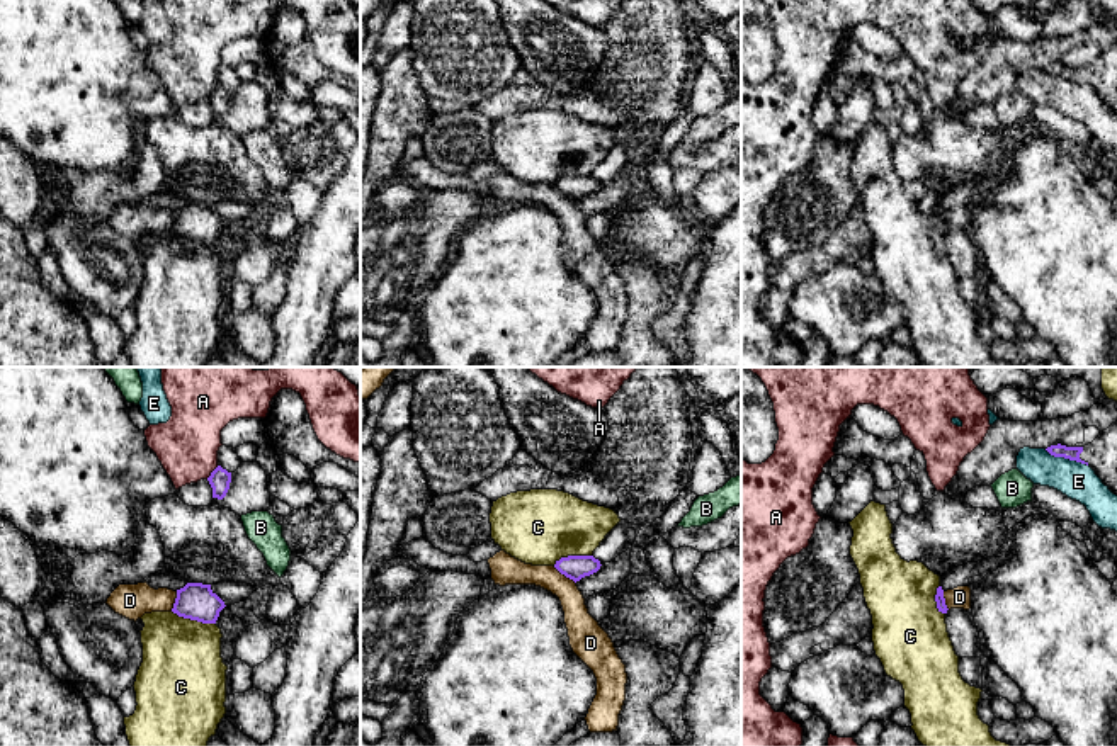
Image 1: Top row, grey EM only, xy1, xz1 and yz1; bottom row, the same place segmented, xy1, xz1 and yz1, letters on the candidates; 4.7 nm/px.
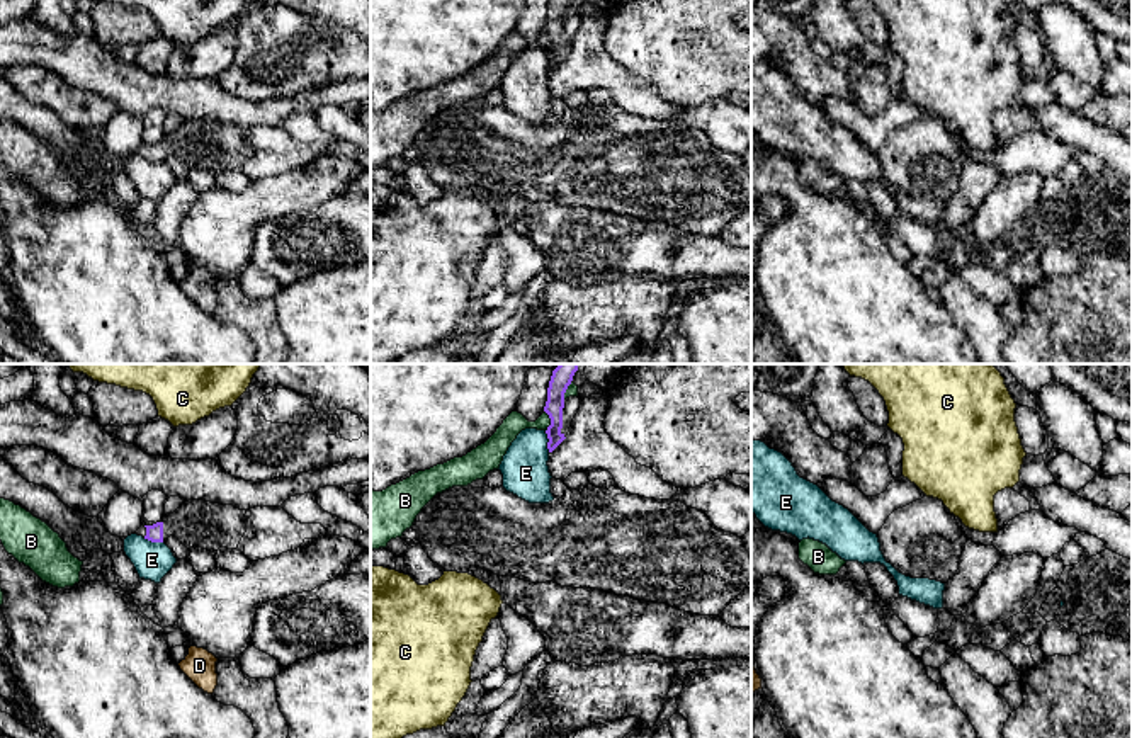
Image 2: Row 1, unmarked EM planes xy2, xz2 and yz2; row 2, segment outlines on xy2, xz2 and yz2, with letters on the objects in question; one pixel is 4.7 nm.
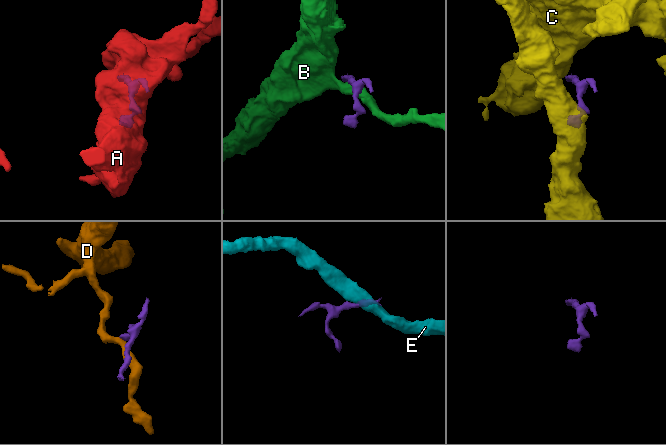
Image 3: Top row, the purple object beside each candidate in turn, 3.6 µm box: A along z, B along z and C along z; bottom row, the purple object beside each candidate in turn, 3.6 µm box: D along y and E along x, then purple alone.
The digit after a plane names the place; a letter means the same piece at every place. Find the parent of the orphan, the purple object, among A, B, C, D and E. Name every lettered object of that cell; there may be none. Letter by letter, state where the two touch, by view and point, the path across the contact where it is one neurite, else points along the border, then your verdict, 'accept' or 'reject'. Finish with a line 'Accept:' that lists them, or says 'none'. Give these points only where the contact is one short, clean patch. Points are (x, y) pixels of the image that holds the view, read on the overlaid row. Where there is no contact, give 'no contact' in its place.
A: meets purple in xy1 at (211, 473); reject
B: meets purple in xz2 at (551, 420); border along xz2 (544, 410), (549, 419), (546, 431); reject
C: meets purple in xy1 at (194, 619); border along xy1 (172, 610), (184, 617), (215, 624); reject
D: meets purple in xz1 at (565, 575); border along xz1 (553, 566), (575, 583); reject
E: meets purple in yz1 at (1066, 457); border along yz1 (1044, 449), (1087, 466); reject
Accept: none

